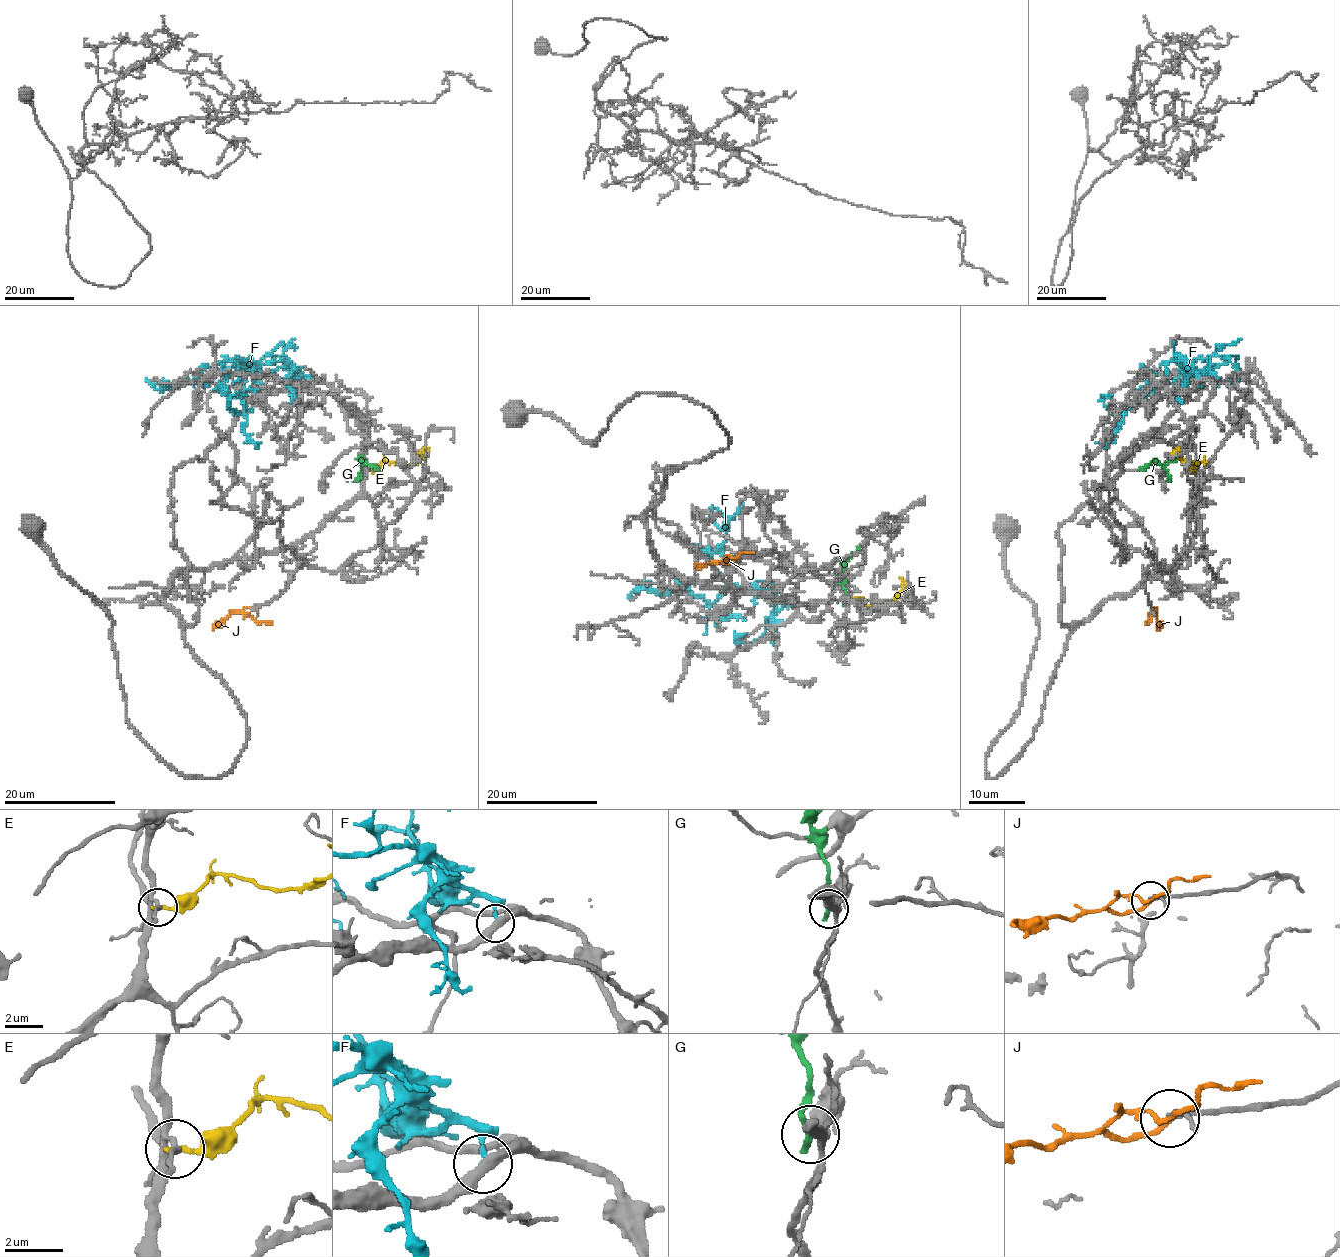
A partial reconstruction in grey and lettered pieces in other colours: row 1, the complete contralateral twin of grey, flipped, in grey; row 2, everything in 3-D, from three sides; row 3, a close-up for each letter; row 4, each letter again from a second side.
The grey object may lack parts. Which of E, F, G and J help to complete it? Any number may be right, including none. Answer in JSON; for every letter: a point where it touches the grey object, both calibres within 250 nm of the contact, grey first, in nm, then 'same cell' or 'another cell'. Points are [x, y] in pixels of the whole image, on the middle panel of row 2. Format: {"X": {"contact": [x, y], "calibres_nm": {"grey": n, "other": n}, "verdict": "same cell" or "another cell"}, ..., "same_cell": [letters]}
{"E": {"contact": [850, 599], "calibres_nm": {"grey": 150, "other": 180}, "verdict": "another cell"}, "F": {"contact": [790, 605], "calibres_nm": {"grey": 400, "other": 160}, "verdict": "another cell"}, "G": {"contact": [846, 603], "calibres_nm": {"grey": 300, "other": 240}, "verdict": "another cell"}, "J": {"contact": [735, 558], "calibres_nm": {"grey": 140, "other": 160}, "verdict": "same cell"}, "same_cell": ["J"]}

